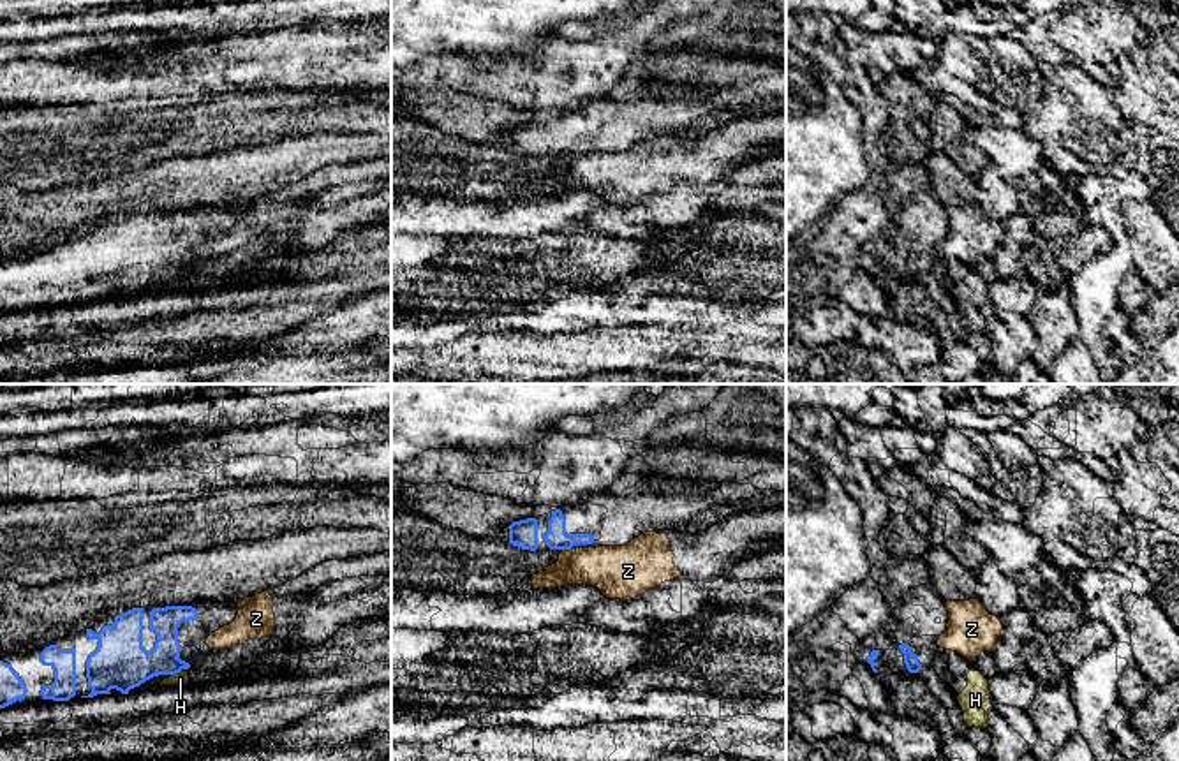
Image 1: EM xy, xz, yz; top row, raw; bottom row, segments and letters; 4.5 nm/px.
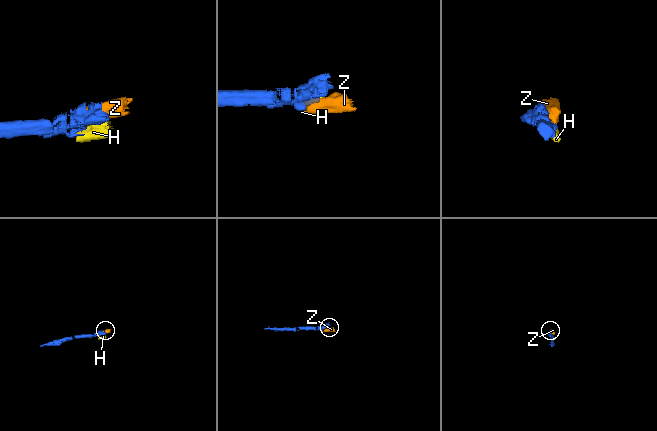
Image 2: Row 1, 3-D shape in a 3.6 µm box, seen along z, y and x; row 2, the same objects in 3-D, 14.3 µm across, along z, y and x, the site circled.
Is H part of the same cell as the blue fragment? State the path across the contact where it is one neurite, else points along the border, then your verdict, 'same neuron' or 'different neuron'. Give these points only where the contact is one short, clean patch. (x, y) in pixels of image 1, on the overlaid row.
different neuron

